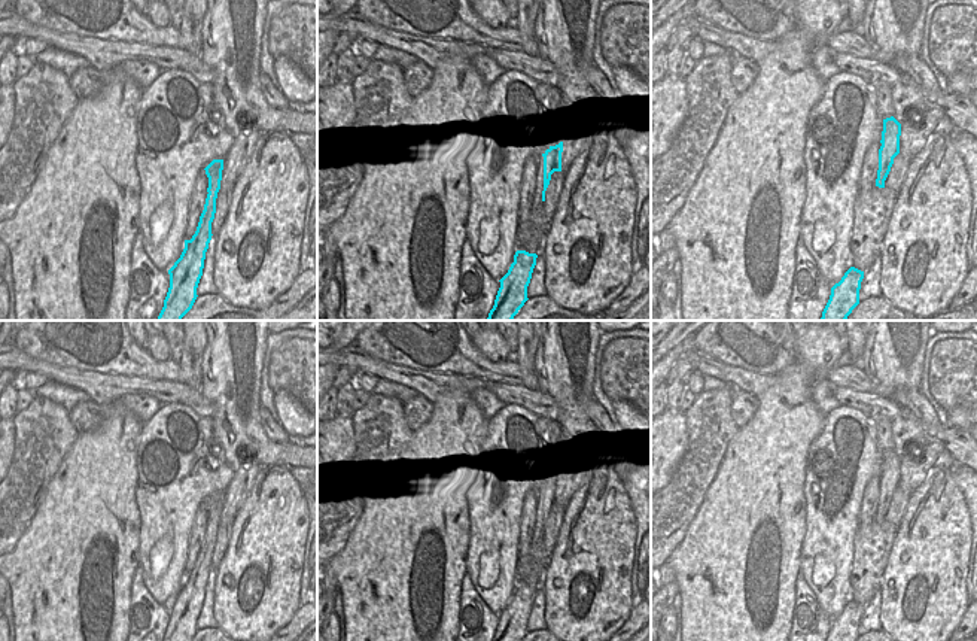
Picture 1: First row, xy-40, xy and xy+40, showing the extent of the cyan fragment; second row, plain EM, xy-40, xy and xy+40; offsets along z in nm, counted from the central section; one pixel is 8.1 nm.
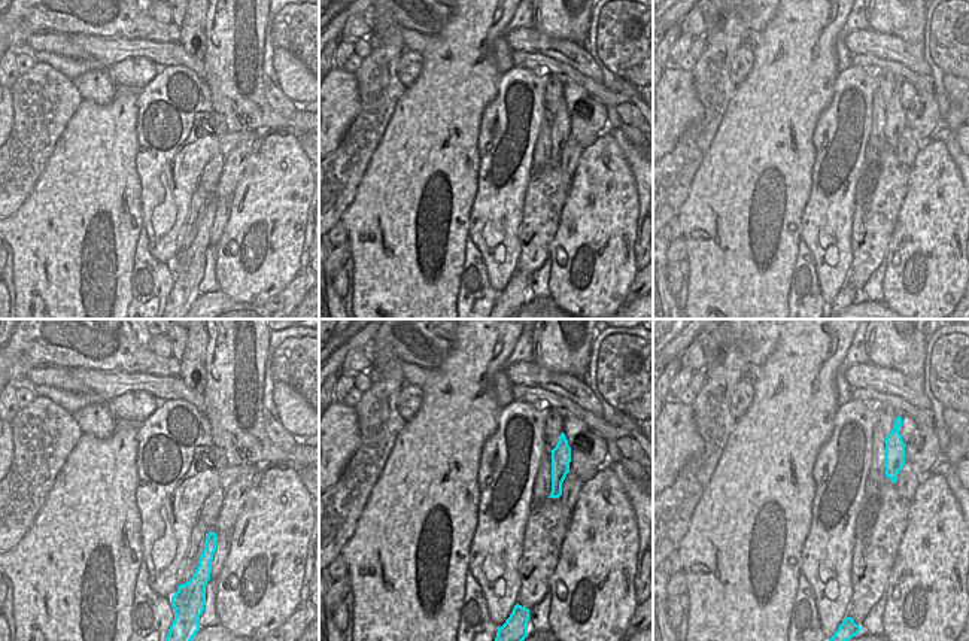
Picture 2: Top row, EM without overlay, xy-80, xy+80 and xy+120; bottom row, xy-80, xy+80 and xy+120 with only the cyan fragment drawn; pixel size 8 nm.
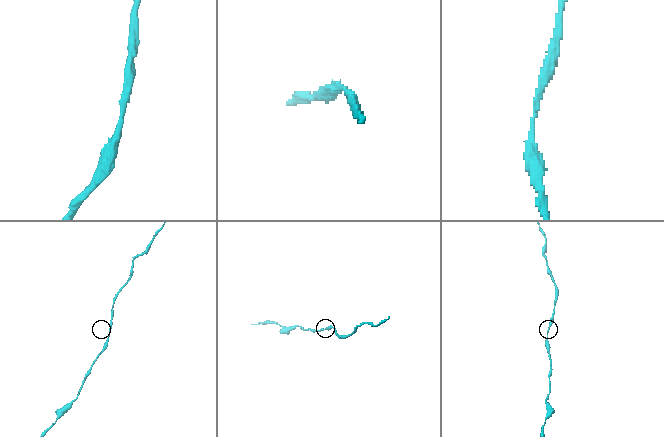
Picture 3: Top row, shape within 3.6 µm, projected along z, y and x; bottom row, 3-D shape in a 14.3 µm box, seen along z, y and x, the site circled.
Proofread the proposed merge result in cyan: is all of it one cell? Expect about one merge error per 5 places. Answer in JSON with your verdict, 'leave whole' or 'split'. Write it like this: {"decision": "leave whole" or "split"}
{"decision": "leave whole"}

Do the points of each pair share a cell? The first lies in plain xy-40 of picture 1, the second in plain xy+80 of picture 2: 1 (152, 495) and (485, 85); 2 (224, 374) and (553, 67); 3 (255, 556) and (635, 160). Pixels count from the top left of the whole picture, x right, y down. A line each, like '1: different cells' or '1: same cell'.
1: different cells
2: different cells
3: different cells

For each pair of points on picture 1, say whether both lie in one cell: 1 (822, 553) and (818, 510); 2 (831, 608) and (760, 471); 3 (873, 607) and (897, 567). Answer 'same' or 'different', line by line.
1: same
2: different
3: different

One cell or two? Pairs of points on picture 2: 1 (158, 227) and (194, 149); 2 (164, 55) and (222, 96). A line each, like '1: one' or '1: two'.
1: one
2: two

